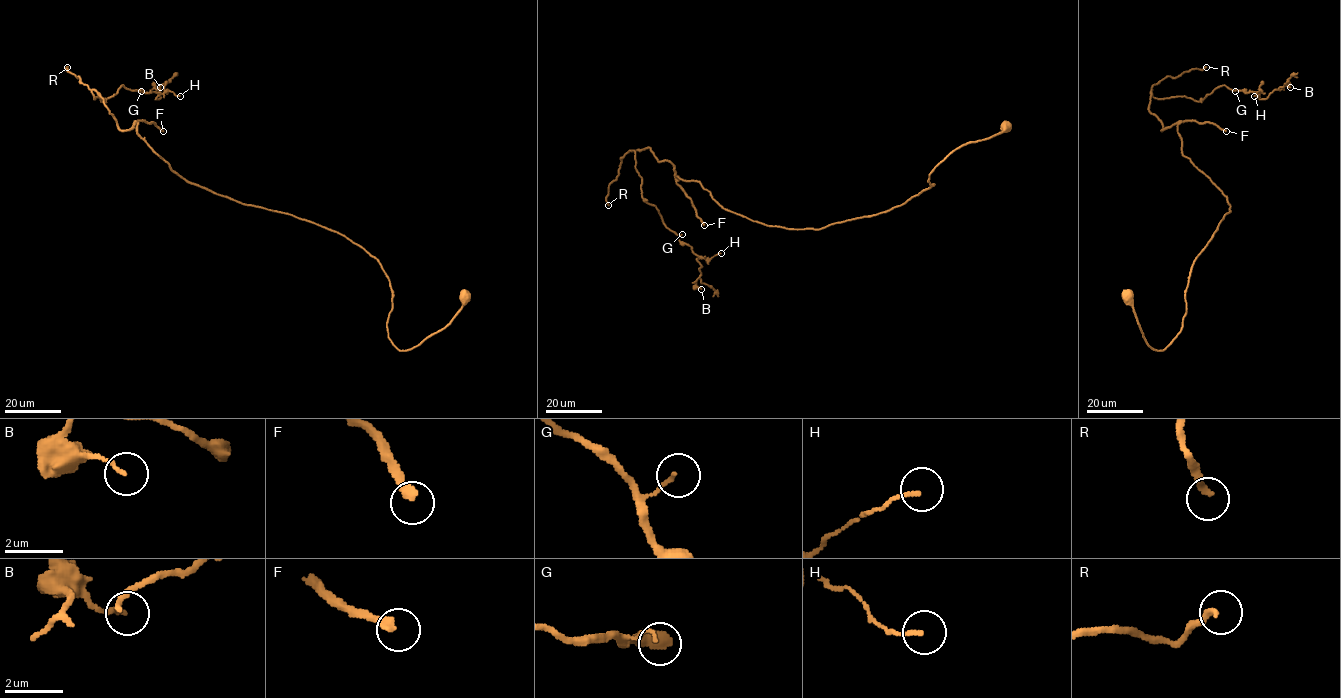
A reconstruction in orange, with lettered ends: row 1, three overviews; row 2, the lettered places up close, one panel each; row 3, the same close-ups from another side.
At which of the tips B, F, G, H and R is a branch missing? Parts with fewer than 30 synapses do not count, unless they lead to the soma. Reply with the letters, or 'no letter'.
F, R

